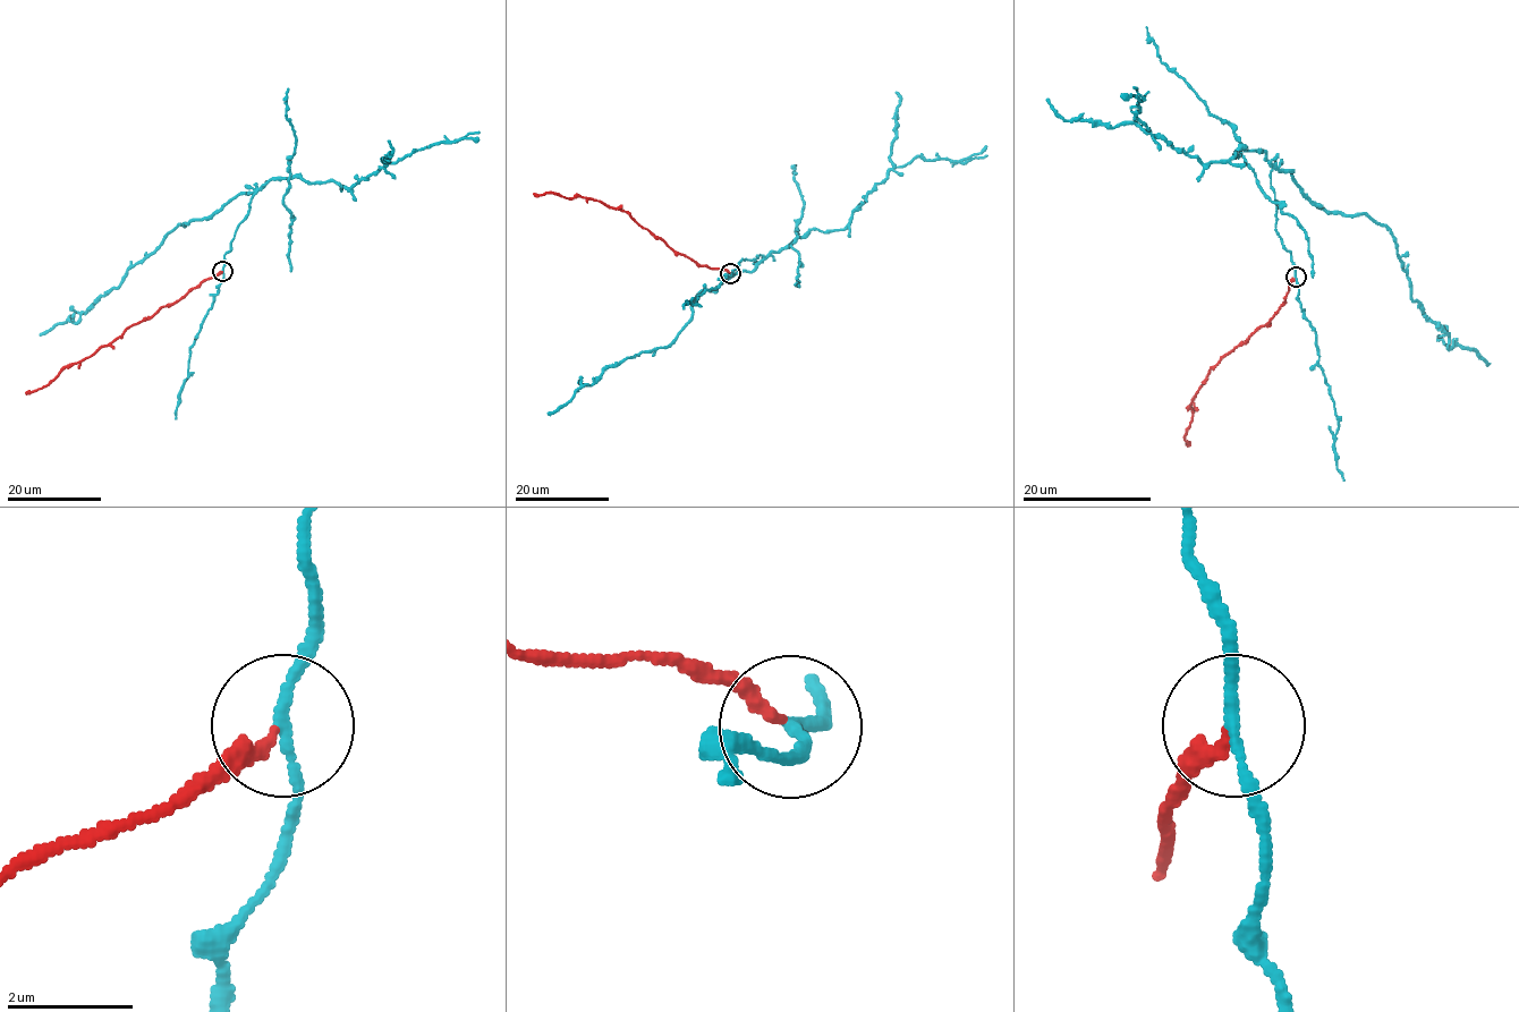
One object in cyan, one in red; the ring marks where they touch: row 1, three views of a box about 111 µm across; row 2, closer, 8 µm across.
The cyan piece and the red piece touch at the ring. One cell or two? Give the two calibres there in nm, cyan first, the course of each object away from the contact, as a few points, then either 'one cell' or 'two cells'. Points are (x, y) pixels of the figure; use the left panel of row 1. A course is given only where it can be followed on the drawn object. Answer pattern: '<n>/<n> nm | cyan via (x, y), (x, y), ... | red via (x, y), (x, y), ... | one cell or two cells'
150/240 nm | cyan via (223, 271), (225, 255), (255, 192), (230, 200), (204, 219), (178, 224), (76, 322), (64, 321), (40, 336) | red via (222, 271), (151, 316), (132, 325), (88, 357), (69, 364), (47, 384), (25, 393) | two cells

